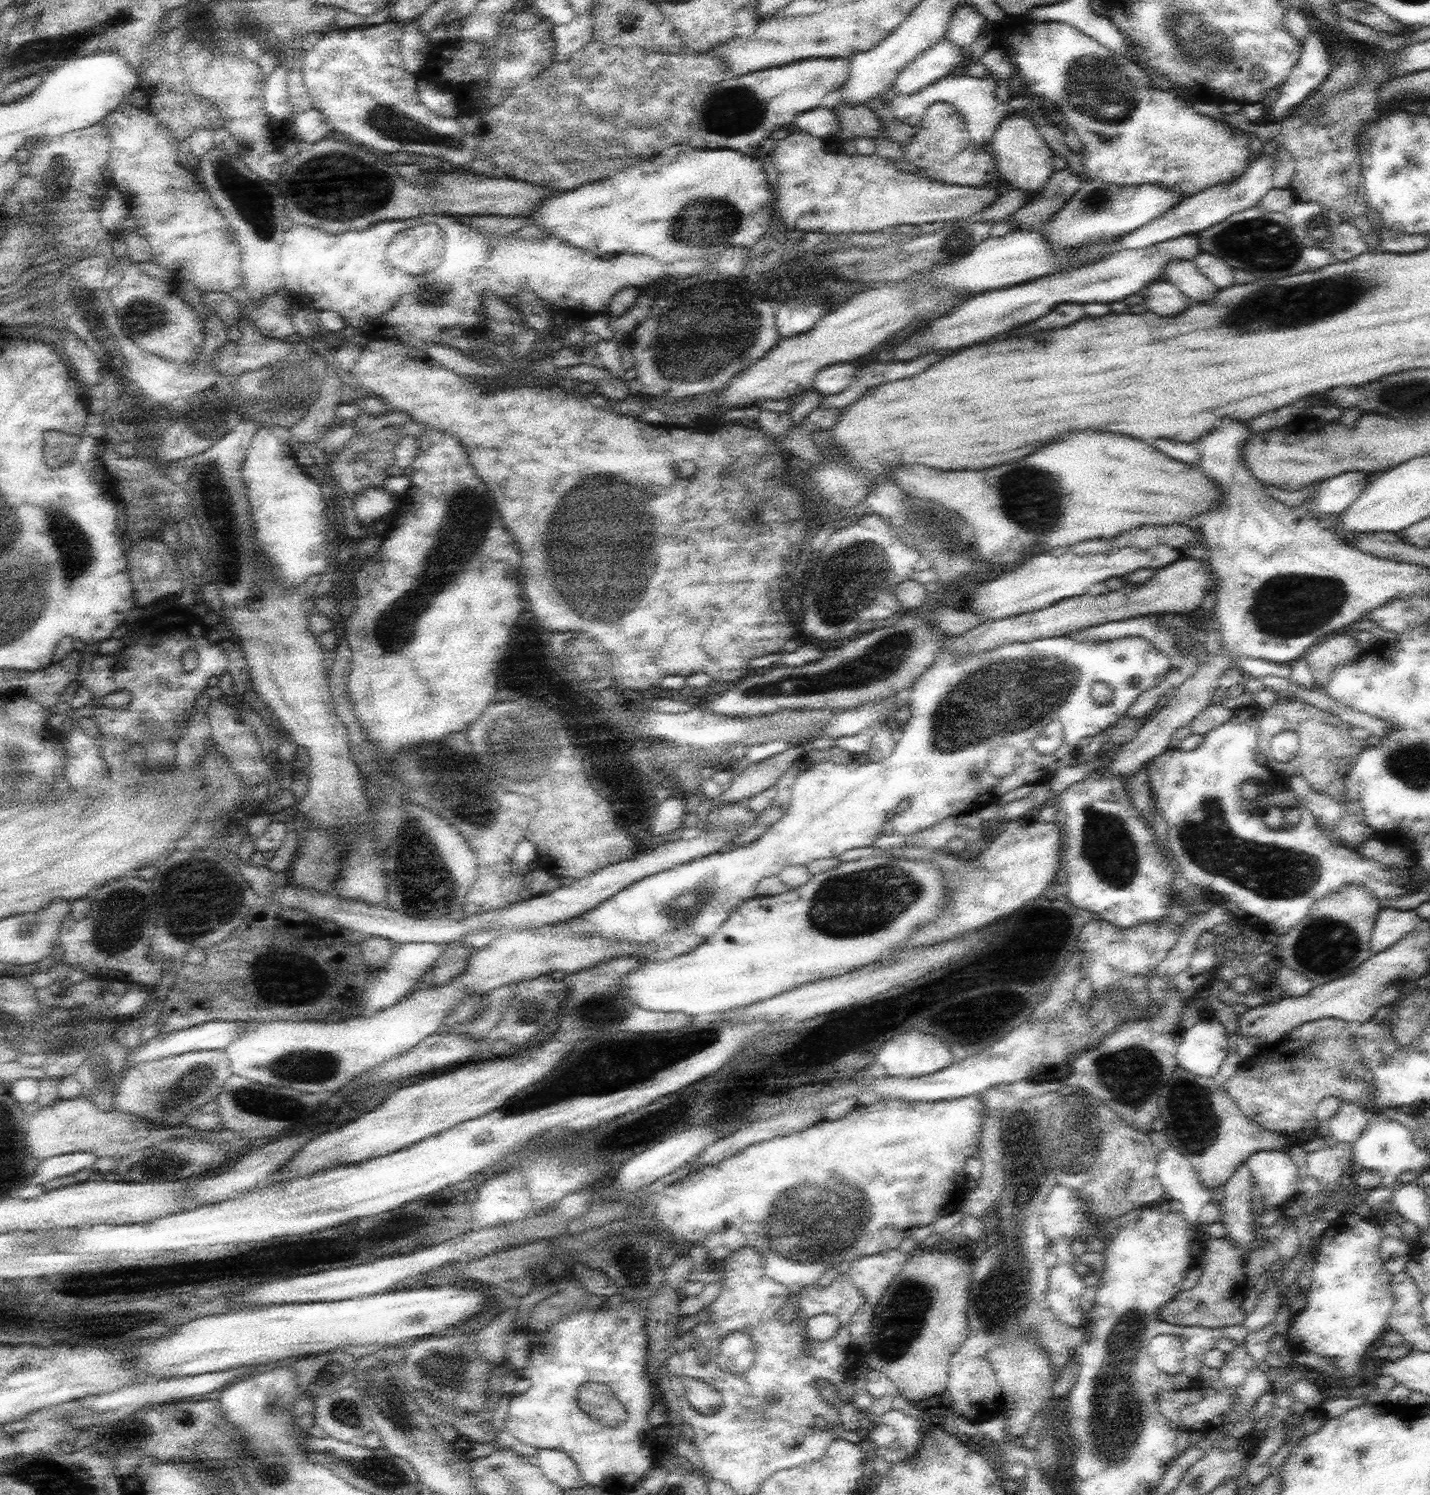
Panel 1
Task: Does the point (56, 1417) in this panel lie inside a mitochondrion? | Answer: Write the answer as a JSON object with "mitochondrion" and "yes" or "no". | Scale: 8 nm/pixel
{"mitochondrion":"no"}

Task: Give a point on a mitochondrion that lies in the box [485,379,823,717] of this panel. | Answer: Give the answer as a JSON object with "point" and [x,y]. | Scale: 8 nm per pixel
{"point":[597,569]}

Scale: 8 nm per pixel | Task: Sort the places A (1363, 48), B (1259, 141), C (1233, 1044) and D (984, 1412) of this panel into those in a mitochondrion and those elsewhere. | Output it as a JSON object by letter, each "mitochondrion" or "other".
{"A":"other","B":"other","C":"other","D":"other"}

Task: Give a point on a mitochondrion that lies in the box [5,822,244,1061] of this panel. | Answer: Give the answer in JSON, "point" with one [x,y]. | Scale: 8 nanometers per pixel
{"point":[67,1031]}

